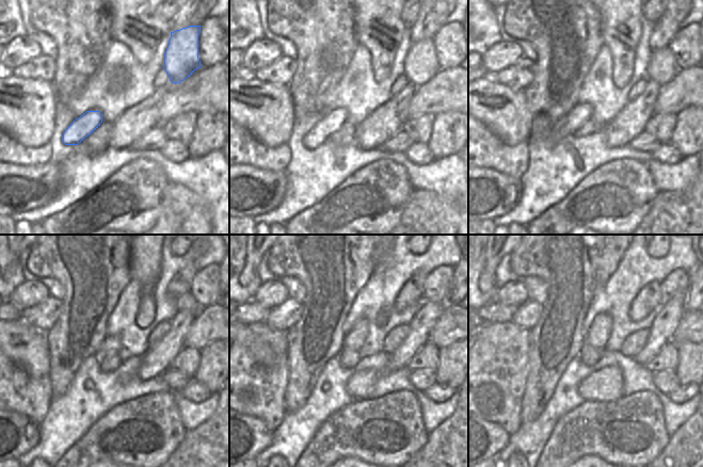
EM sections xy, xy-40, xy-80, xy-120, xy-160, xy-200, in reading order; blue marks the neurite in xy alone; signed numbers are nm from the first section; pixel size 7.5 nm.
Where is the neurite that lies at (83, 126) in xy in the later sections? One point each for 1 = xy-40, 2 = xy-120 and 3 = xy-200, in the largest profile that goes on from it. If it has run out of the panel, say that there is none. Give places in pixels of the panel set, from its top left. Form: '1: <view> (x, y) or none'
1: xy-40 (332, 121)
2: xy-120 (111, 344)
3: xy-200 (600, 331)

